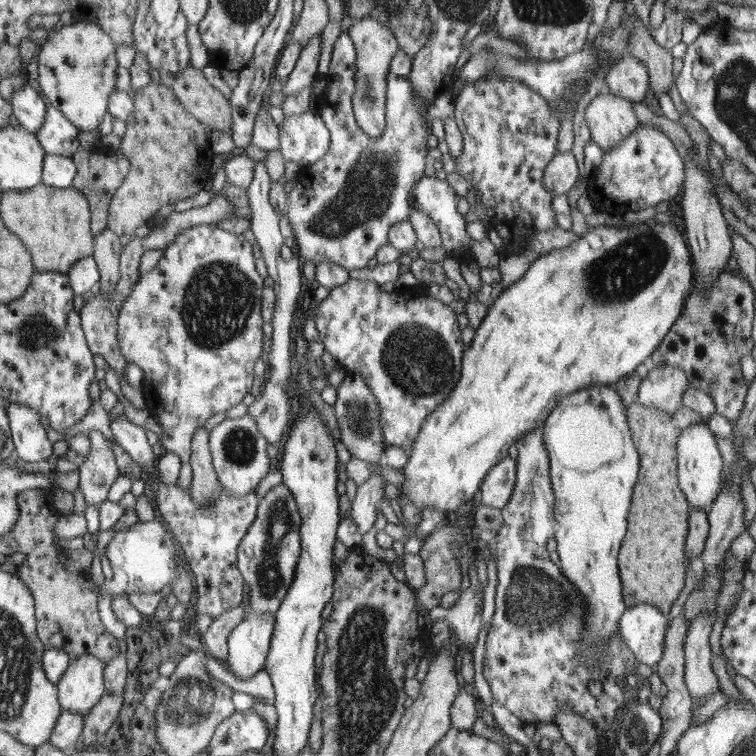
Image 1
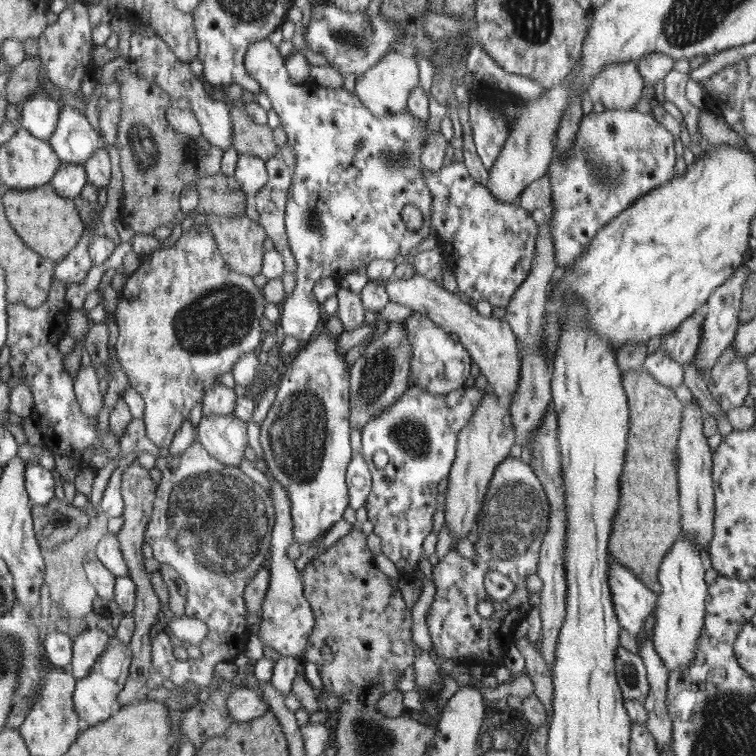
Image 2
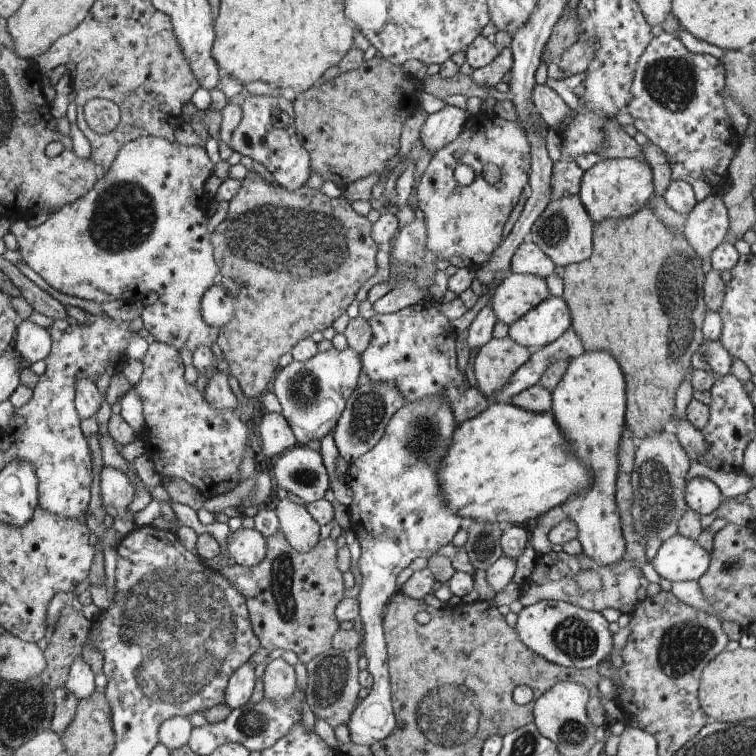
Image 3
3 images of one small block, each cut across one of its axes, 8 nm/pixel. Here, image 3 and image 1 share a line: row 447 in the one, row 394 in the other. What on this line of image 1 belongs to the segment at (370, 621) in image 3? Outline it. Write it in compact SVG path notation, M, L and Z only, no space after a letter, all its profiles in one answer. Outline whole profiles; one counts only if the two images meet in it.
M349 278L346 284L331 289L330 295L314 308L313 317L325 349L345 367L348 374L364 375L378 400L384 450L388 446L407 450L417 440L426 418L450 397L461 378L464 346L450 305L442 303L424 287L395 288L389 293L374 281Z

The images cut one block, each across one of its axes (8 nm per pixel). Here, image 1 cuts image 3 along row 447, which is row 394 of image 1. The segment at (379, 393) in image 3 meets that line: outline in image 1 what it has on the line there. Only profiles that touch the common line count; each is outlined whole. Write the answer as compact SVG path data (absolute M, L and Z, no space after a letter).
M360 373L346 374L345 379L337 389L337 399L334 402L335 416L340 430L340 441L352 454L352 459L360 458L374 466L380 466L384 461L384 435L380 425L380 405L374 397L372 389Z

